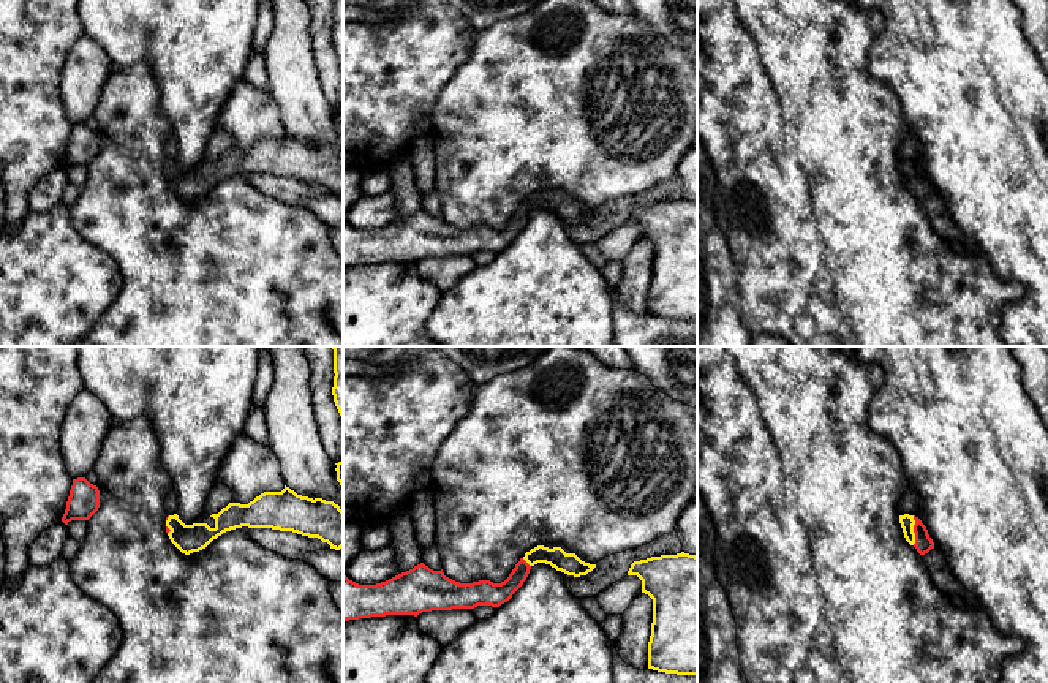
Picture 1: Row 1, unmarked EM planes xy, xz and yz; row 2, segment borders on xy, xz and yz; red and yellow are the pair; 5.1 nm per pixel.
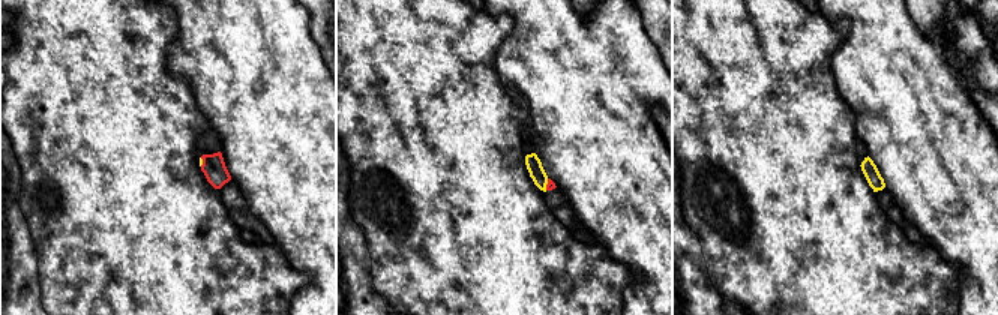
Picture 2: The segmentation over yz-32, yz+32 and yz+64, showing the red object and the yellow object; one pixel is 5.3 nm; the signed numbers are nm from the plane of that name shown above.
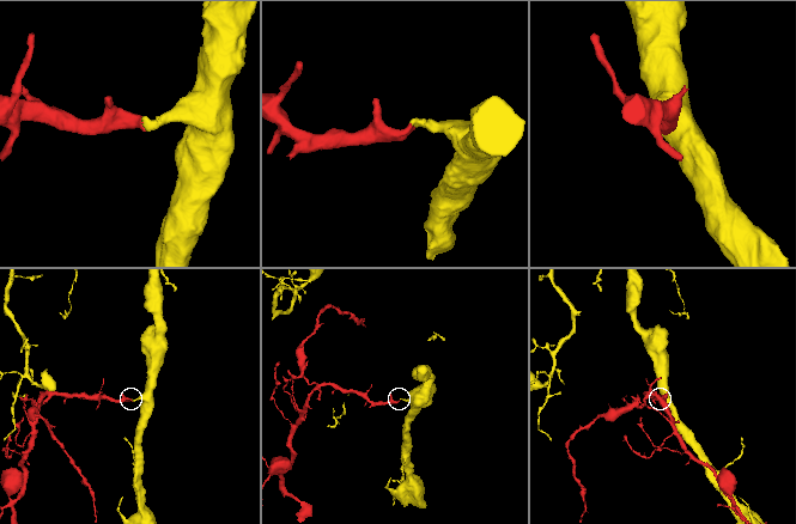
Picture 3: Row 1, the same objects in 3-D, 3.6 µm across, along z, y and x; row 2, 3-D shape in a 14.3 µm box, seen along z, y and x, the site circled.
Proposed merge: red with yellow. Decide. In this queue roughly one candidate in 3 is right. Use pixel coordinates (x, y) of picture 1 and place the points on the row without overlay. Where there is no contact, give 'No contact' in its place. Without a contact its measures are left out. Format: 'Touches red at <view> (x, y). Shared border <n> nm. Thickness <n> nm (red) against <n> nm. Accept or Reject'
Touches red at yz (914, 176). Shared border 150 nm. Thickness 90 nm (red) against 70 nm. Accept

